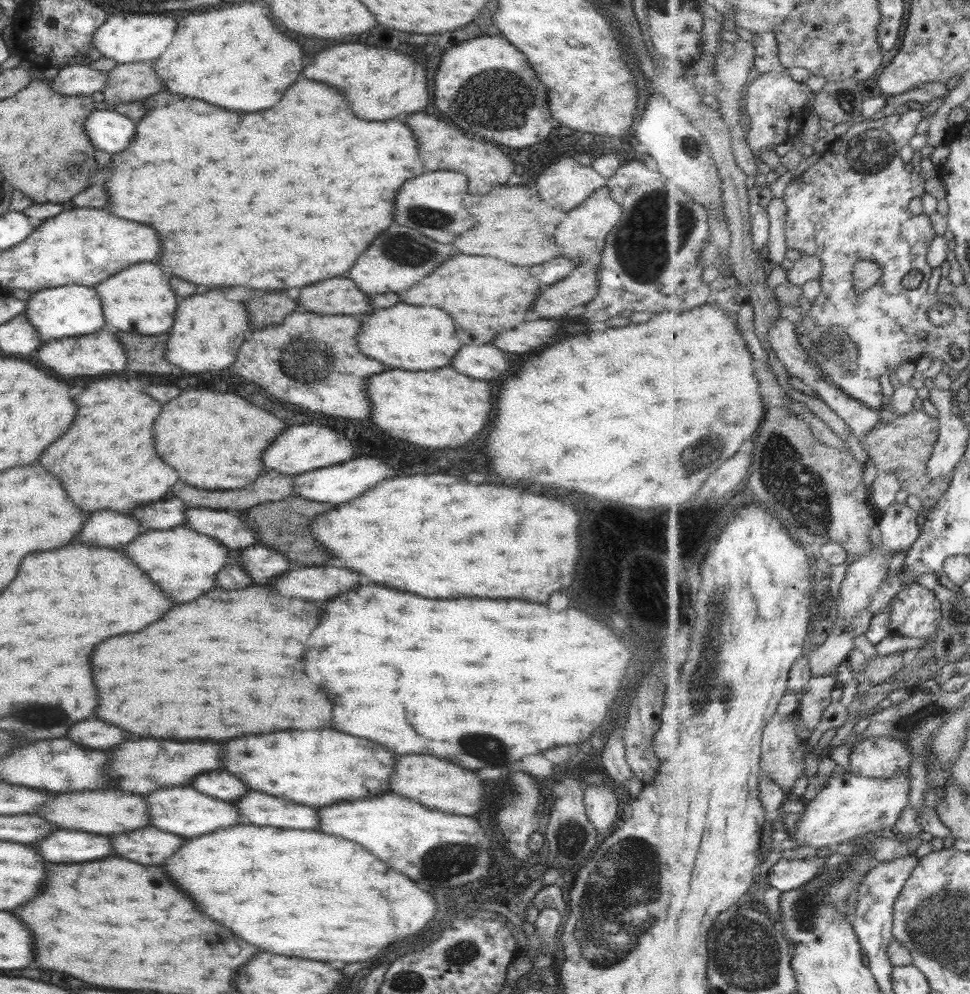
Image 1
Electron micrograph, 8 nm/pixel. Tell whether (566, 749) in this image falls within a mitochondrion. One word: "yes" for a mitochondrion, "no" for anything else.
no

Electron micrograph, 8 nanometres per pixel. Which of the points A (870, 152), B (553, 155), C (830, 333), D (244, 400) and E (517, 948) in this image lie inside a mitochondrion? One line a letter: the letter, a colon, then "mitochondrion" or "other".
A: mitochondrion
B: other
C: mitochondrion
D: other
E: other

